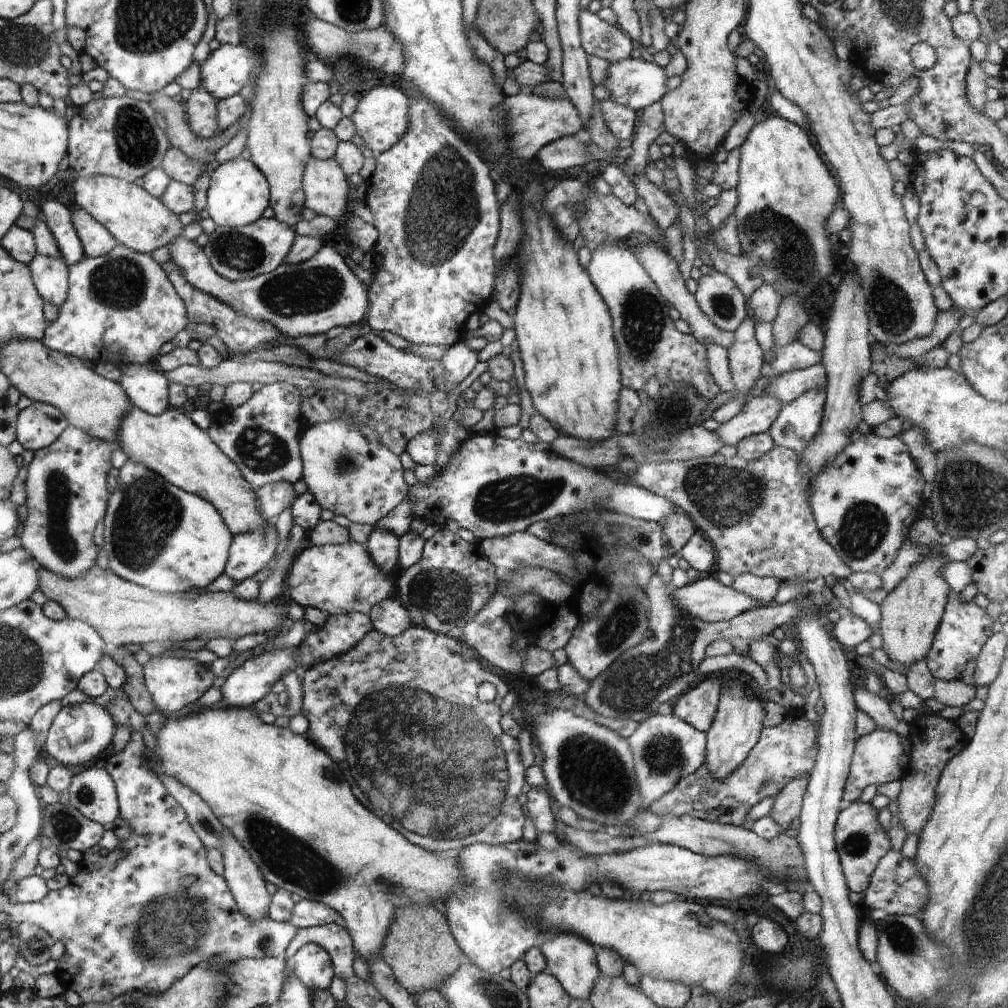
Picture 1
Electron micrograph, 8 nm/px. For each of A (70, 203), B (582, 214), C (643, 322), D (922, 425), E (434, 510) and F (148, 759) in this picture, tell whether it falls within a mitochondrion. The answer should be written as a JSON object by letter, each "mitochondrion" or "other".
{"A":"other","B":"mitochondrion","C":"mitochondrion","D":"other","E":"other","F":"other"}

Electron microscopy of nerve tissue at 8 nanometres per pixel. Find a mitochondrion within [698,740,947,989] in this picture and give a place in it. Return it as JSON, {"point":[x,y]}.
{"point":[899,935]}

